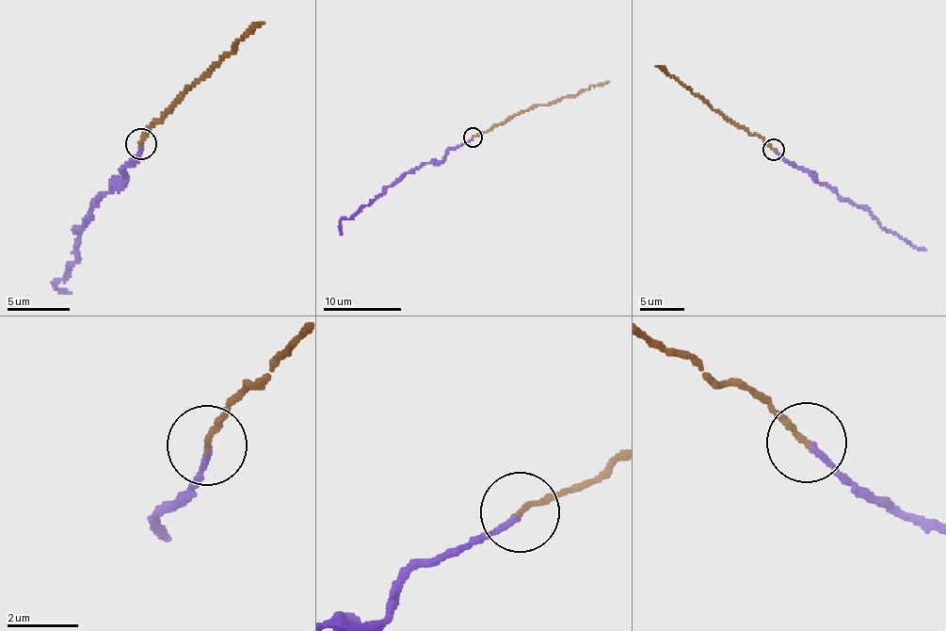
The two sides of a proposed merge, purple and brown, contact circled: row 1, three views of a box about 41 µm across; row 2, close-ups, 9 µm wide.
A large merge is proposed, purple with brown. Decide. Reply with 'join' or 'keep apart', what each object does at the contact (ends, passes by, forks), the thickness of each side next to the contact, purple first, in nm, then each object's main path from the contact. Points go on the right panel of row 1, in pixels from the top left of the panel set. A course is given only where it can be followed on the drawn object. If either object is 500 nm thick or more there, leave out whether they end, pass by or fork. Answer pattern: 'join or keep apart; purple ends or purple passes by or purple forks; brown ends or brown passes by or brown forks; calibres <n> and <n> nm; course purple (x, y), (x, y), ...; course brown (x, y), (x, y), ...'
join; purple ends; brown ends; calibres 150 and 150 nm; course purple (774, 149), (821, 183), (864, 207), (885, 230), (924, 250); course brown (774, 149), (655, 66)

